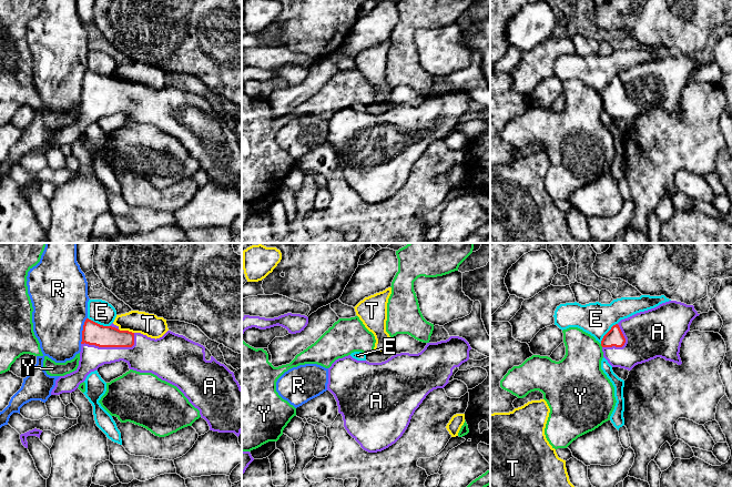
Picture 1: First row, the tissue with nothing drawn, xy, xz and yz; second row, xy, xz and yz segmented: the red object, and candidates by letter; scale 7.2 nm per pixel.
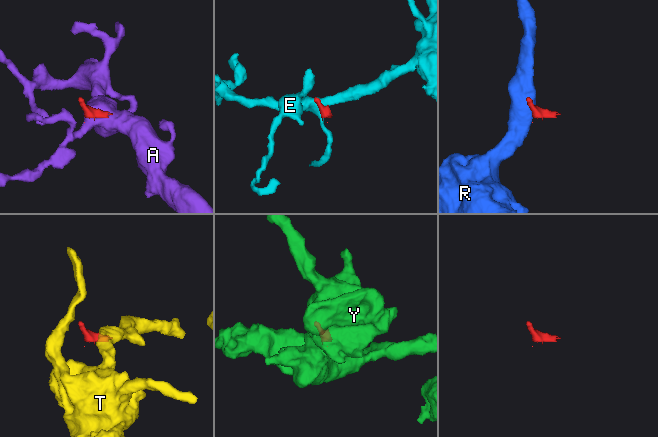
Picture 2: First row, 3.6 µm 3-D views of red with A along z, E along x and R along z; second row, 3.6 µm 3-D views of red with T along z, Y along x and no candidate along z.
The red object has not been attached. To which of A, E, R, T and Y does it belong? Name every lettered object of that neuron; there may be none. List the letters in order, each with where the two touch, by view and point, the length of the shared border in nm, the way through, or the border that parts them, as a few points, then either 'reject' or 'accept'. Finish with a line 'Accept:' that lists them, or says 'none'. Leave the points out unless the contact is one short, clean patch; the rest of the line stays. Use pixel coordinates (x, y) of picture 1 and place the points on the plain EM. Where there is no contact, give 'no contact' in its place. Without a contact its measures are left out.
A: xy (112, 98) | 400 nm | accept
E: yz (607, 84) | 200 nm | along yz (617, 74), (603, 88), (600, 94) | reject
R: xy (82, 82) | 200 nm | along xy (87, 69), (80, 94) | reject
T: xy (126, 82) | 120 nm | along xy (119, 80), (133, 84) | reject
Y: yz (601, 97) | 30 nm | along yz (600, 95), (602, 98) | reject
Accept: A

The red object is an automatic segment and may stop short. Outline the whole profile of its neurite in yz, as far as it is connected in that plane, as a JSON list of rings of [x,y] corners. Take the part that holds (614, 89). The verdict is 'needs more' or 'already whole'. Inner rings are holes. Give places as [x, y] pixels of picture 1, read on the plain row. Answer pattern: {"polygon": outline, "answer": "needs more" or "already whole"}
{"polygon": [[[669,52],[654,60],[621,71],[611,79],[601,92],[603,109],[612,119],[628,122],[657,109],[681,116],[679,104],[682,91],[690,82],[692,72],[699,67],[693,57]]], "answer": "needs more"}

